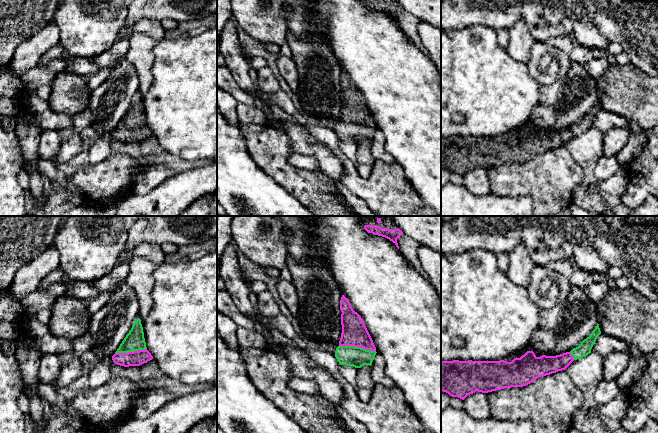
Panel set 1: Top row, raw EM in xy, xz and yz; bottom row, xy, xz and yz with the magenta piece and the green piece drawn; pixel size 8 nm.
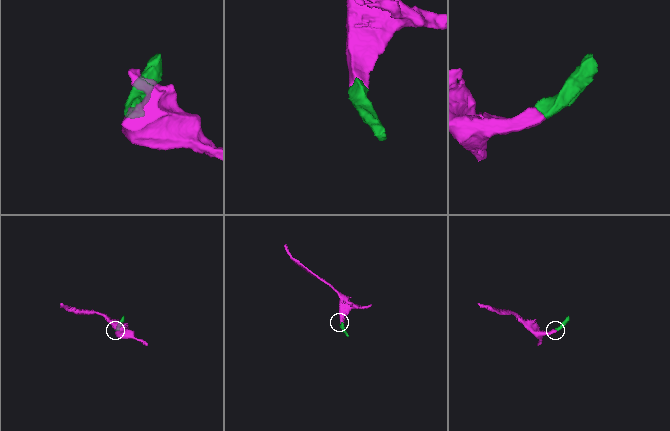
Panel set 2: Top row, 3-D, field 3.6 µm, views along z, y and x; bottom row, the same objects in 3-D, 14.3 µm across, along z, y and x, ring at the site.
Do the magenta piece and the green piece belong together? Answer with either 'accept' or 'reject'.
accept

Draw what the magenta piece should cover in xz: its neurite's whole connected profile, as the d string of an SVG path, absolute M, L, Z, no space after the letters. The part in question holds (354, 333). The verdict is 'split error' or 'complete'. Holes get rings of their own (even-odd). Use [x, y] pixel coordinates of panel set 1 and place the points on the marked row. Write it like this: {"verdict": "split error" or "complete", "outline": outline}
{"verdict": "split error", "outline": "M342 295L340 300L341 325L342 333L339 341L339 346L336 348L335 357L340 365L353 366L361 368L364 365L372 365L376 355L376 347L365 326L361 316L353 310L349 300Z"}

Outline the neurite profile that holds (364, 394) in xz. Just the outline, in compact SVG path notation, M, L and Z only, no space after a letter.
M359 387L358 389L355 389L358 398L363 402L368 402L371 399L372 396L372 390L368 388Z

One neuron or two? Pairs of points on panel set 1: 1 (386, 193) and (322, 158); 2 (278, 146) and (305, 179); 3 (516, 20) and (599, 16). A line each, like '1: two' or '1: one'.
1: two
2: one
3: one

